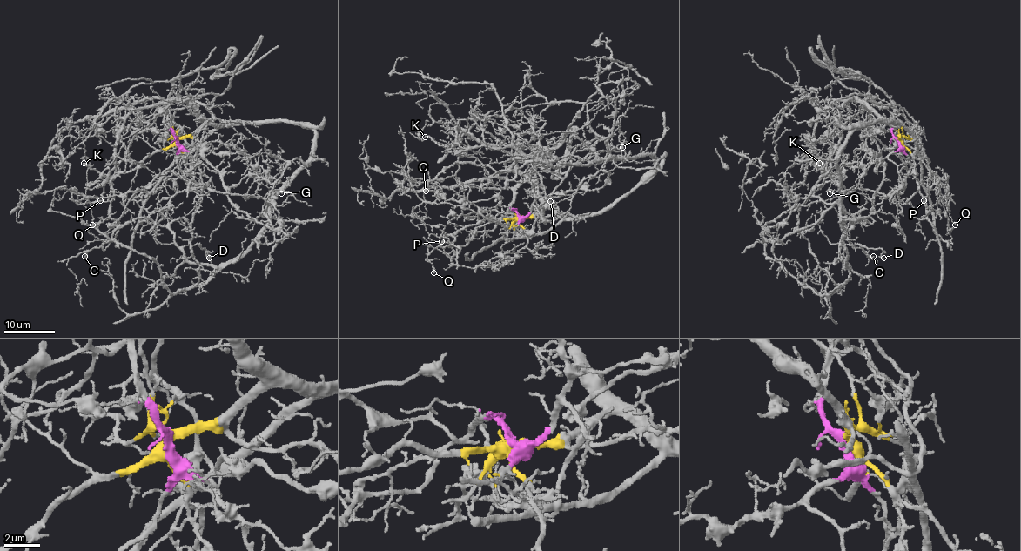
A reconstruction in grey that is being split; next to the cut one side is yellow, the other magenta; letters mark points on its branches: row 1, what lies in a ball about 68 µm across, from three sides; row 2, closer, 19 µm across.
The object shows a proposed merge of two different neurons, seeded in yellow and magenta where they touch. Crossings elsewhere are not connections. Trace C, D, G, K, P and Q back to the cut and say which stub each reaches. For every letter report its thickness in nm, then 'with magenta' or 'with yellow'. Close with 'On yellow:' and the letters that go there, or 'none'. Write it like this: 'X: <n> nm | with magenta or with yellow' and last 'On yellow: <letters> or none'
C: 180 nm | with yellow
D: 110 nm | with yellow
G: 130 nm | with yellow
K: 200 nm | with yellow
P: 130 nm | with yellow
Q: 140 nm | with yellow
On yellow: C, D, G, K, P, Q

